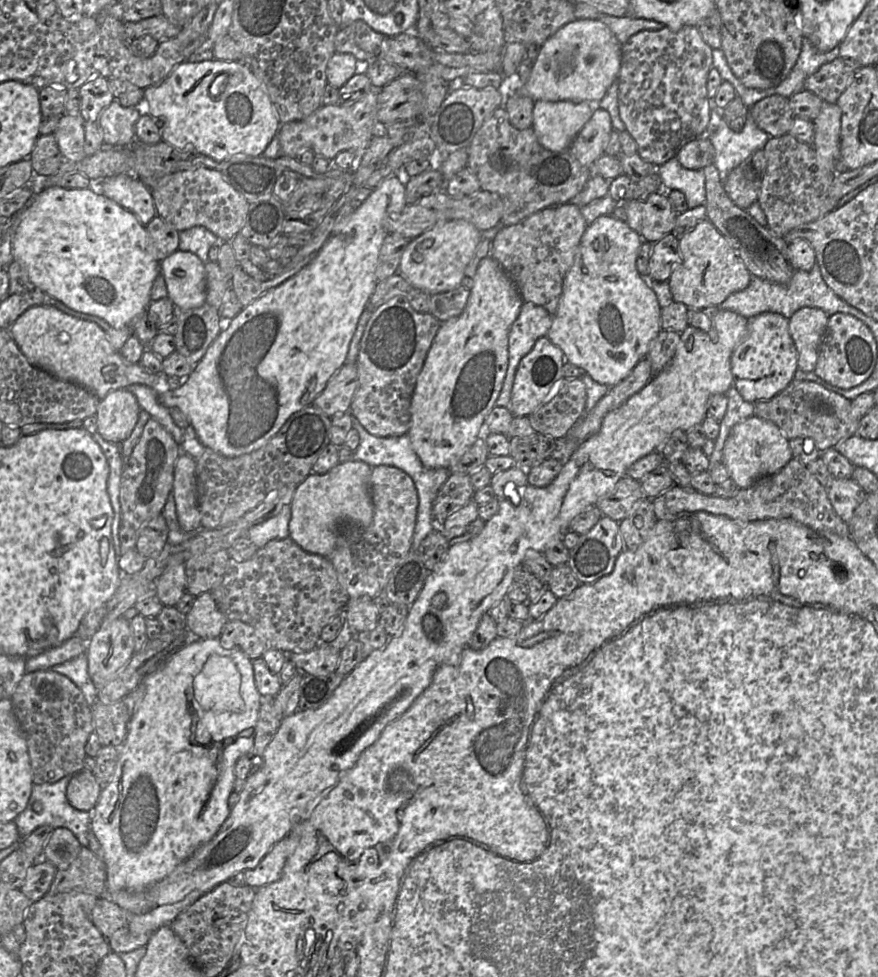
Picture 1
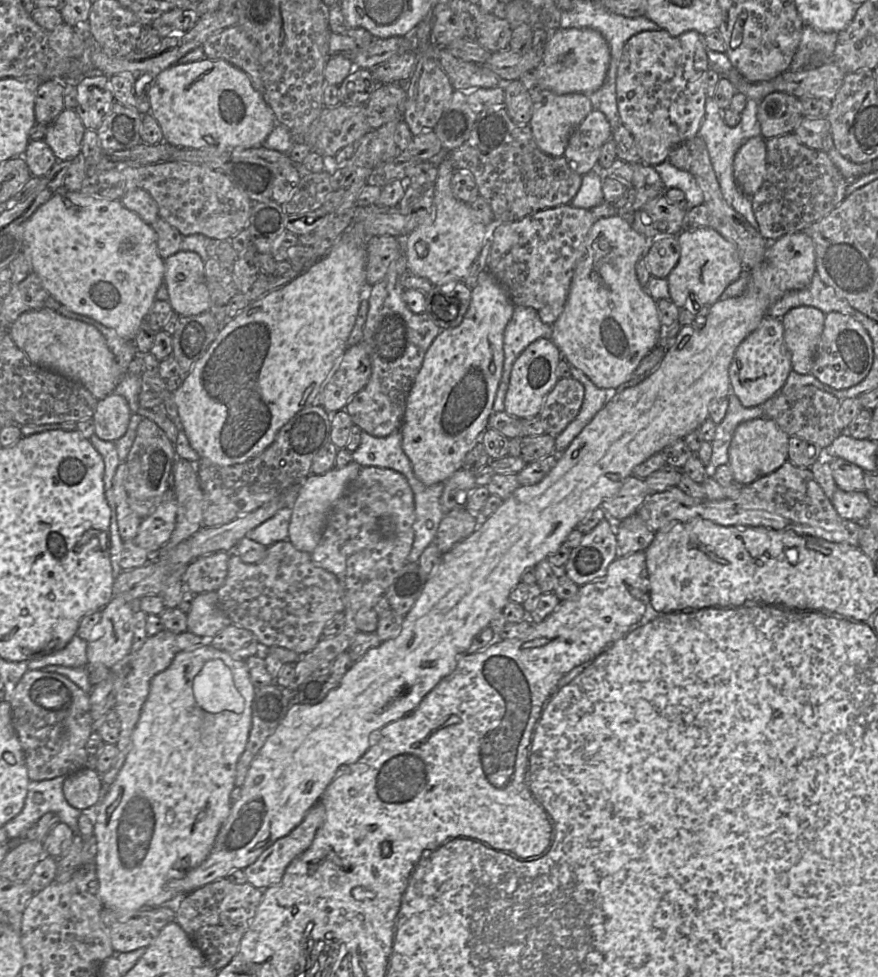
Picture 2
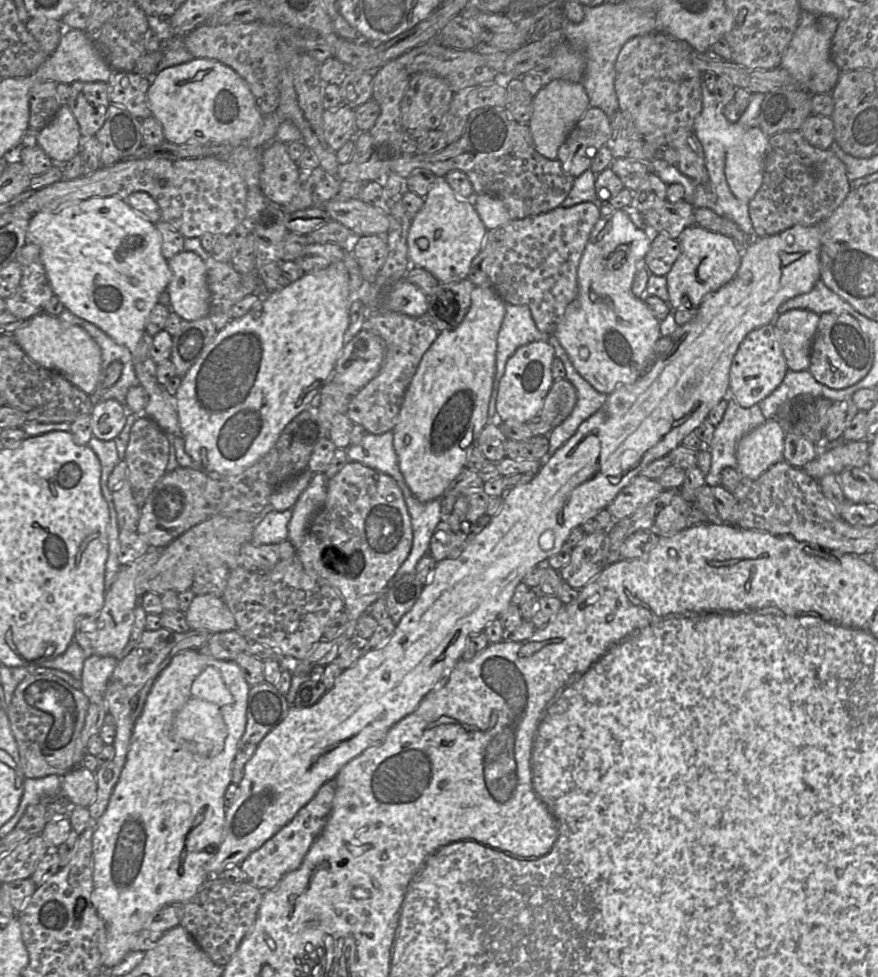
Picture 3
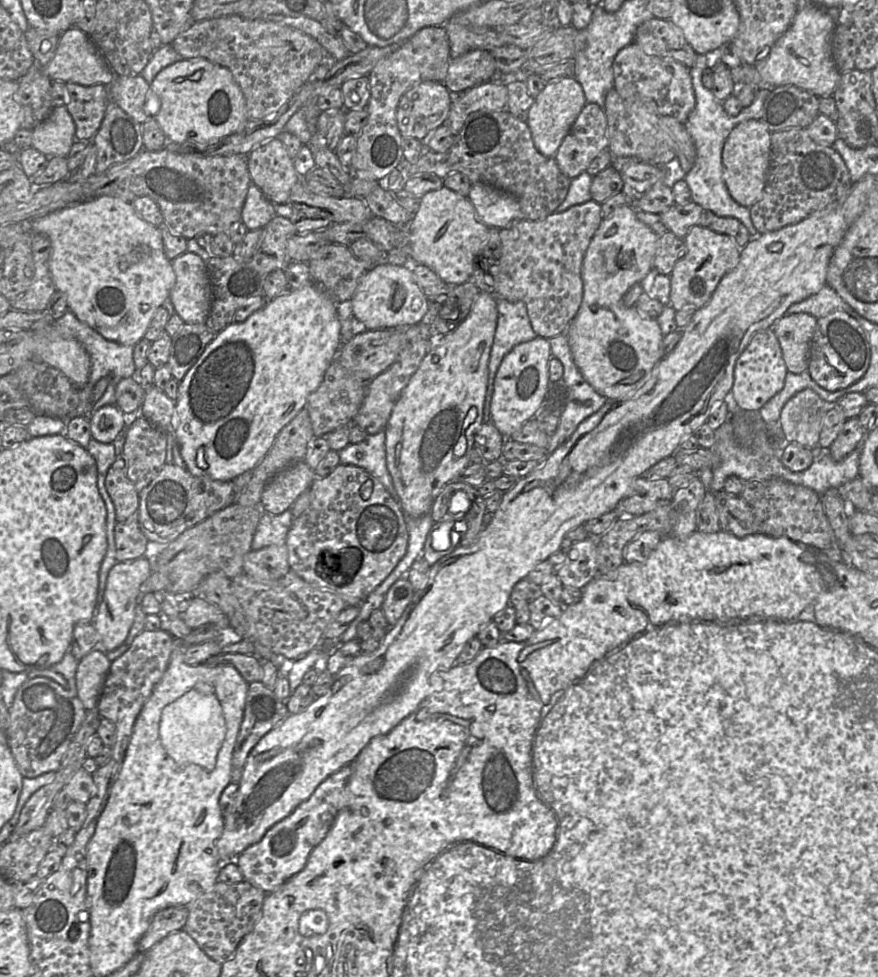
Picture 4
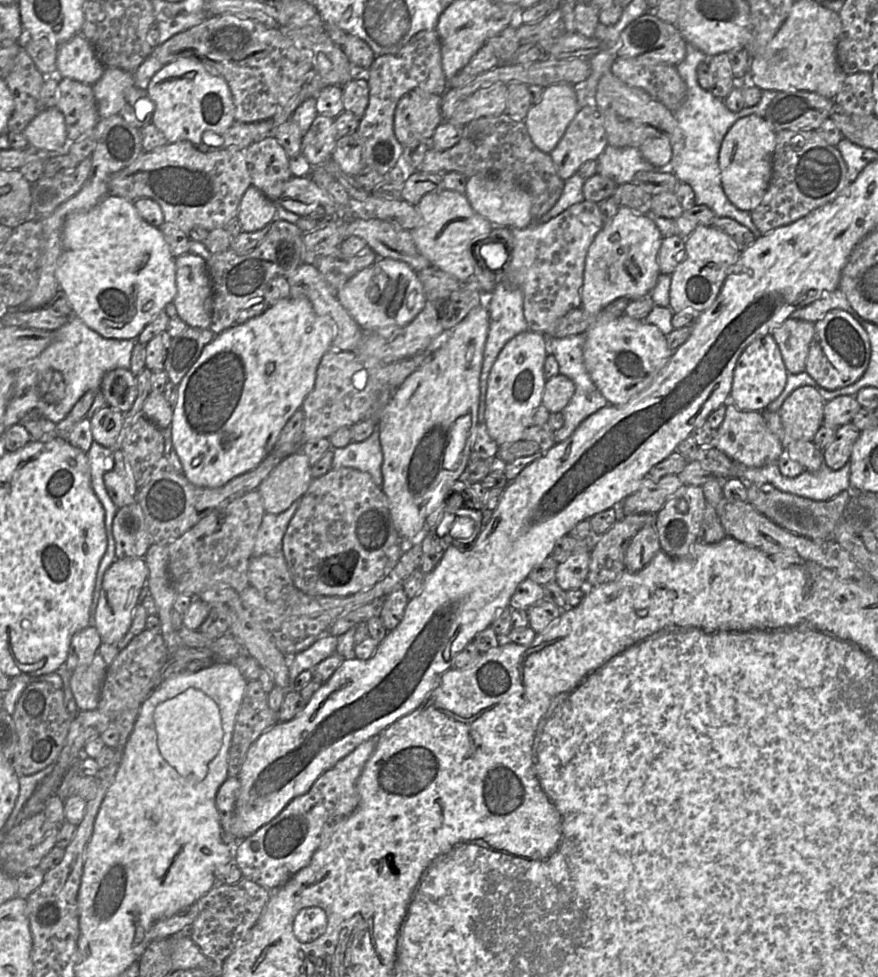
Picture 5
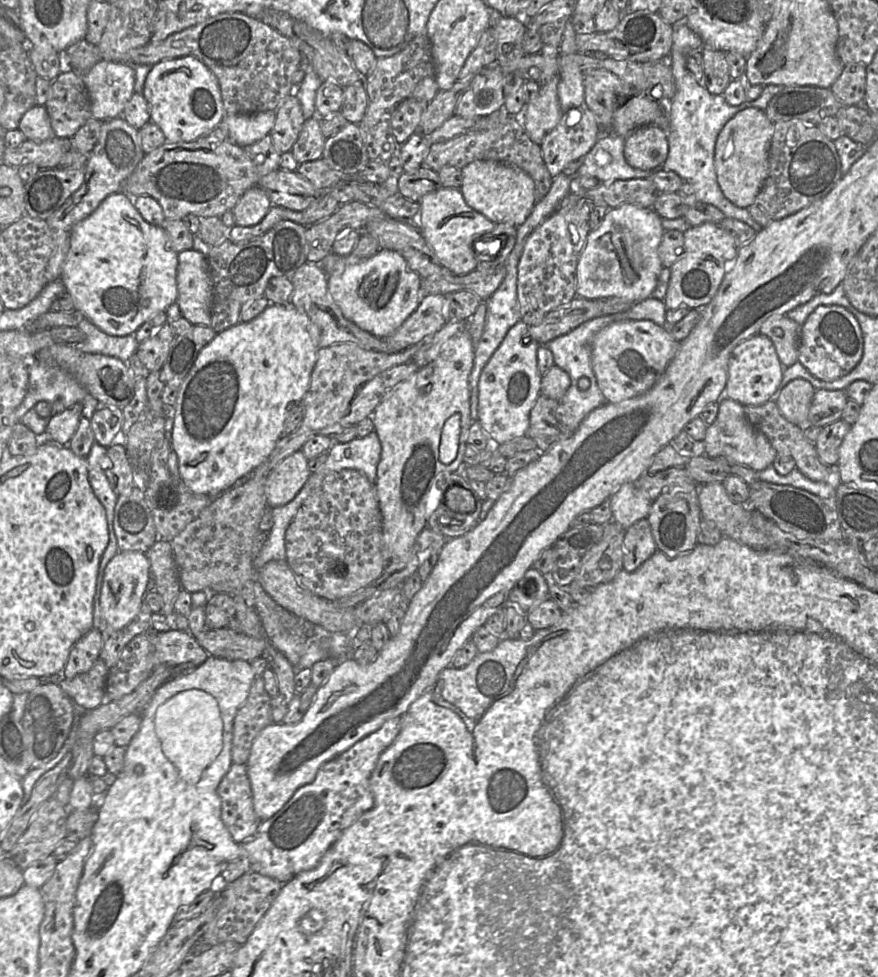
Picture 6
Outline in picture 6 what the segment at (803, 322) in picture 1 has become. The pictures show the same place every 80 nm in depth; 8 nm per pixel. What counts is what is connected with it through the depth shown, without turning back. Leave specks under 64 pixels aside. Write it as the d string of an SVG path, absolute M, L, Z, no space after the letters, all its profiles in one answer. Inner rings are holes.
M787 315L771 316L760 327L759 333L773 342L784 370L798 361L800 327Z

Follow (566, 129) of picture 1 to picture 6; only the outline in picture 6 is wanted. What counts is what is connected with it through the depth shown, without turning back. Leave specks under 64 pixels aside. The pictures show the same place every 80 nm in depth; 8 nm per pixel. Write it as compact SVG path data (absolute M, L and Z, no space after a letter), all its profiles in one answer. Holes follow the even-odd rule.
M559 76L540 87L535 99L529 102L520 116L529 138L539 146L562 118L558 98Z

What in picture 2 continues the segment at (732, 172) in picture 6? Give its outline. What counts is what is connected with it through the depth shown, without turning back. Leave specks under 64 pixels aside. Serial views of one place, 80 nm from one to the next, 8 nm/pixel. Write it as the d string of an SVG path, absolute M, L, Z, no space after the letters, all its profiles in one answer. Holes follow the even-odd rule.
M762 136L748 139L737 151L733 174L741 192L752 198L762 186L766 175L766 140Z

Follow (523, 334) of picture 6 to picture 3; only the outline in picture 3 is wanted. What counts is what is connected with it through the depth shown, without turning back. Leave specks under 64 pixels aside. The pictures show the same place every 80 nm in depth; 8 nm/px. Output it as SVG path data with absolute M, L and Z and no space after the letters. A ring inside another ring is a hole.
M535 341L519 347L508 359L496 399L496 414L499 421L516 420L527 423L539 415L544 399L555 381L551 368L554 358L554 348L548 341Z

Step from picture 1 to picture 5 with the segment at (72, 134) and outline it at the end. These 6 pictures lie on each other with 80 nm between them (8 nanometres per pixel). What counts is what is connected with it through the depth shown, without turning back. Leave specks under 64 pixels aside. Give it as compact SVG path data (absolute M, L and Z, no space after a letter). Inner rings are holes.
M46 107L22 131L29 145L57 152L67 143L63 113L57 107Z

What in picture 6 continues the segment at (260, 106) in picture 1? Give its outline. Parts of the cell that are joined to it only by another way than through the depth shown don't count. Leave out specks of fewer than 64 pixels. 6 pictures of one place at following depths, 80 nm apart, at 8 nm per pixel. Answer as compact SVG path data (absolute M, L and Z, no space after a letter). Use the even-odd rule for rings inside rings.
M193 56L162 60L152 65L141 93L148 104L150 121L158 126L168 142L194 141L213 131L225 117L217 78Z

